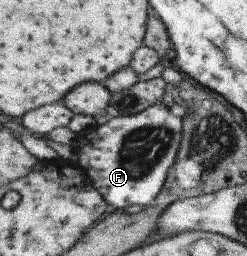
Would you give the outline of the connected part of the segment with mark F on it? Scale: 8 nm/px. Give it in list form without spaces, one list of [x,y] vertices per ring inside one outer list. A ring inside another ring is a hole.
[[[158,102],[140,114],[114,117],[103,125],[88,127],[78,133],[74,144],[74,150],[78,154],[78,166],[108,202],[111,211],[126,210],[132,204],[148,208],[157,200],[180,152],[182,128],[185,128],[182,113],[178,107],[169,109],[162,102]]]

